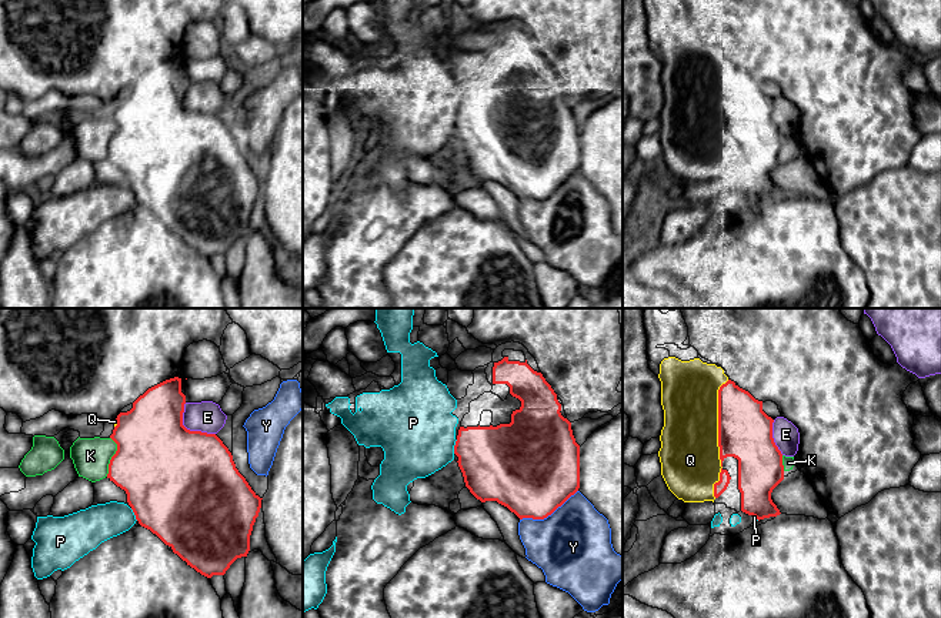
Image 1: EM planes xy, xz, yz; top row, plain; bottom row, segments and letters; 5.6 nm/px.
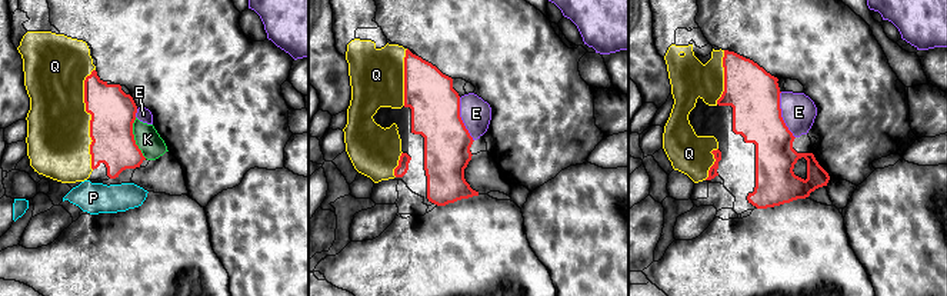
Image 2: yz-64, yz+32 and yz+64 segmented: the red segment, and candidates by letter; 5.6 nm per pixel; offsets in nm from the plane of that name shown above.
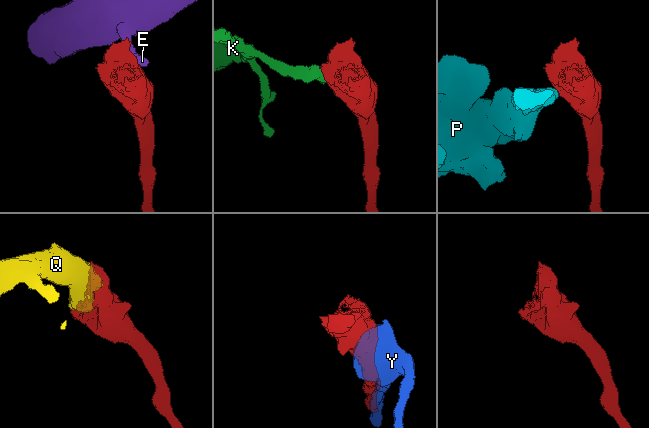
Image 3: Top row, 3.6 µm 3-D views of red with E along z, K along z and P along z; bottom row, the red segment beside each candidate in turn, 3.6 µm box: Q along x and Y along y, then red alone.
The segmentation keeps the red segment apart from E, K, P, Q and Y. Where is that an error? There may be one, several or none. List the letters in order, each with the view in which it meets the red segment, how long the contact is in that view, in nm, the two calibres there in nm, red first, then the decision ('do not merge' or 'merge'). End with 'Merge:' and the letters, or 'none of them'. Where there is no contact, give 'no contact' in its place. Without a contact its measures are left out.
E: meets red in xy; contact 260 nm long; 500 nm thick on the red side, 180 nm on the other; do not merge
K: meets red in xy; contact 220 nm long; 460 nm thick on the red side, 200 nm on the other; do not merge
P: meets red in xz; contact 80 nm long; 400 nm thick on the red side, 440 nm on the other; do not merge
Q: meets red in yz; contact 650 nm long; 300 nm thick on the red side, 340 nm on the other; merge
Y: meets red in xz; contact 360 nm long; 480 nm thick on the red side, 440 nm on the other; do not merge
Merge: Q

